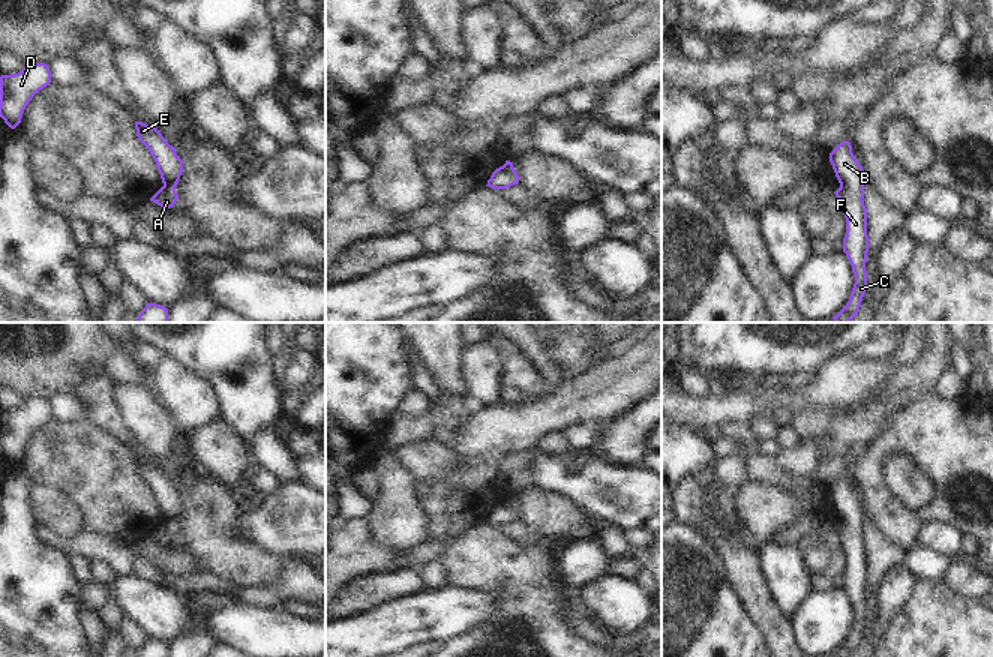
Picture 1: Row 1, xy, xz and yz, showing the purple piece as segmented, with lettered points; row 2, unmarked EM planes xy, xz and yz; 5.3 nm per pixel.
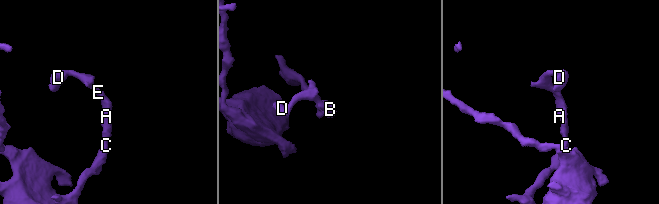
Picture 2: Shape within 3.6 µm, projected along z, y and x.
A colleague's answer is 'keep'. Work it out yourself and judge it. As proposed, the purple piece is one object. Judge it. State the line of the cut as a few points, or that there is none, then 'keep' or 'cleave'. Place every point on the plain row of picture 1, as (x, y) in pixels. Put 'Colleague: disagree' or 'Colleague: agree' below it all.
cut none; keep
Colleague: agree

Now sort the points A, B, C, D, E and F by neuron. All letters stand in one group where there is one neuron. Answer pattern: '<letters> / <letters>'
A B C D E F

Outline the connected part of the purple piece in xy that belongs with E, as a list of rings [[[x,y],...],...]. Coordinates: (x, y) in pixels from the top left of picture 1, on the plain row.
[[[135,458],[135,465],[138,476],[153,492],[164,519],[164,522],[150,534],[150,537],[164,544],[171,544],[178,536],[176,522],[183,508],[183,496],[177,492],[176,484],[165,477],[160,466],[156,464],[142,458]]]

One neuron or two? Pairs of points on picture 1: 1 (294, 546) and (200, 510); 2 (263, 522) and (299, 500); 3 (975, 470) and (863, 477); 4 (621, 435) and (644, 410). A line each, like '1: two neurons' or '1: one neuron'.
1: two neurons
2: one neuron
3: one neuron
4: one neuron

